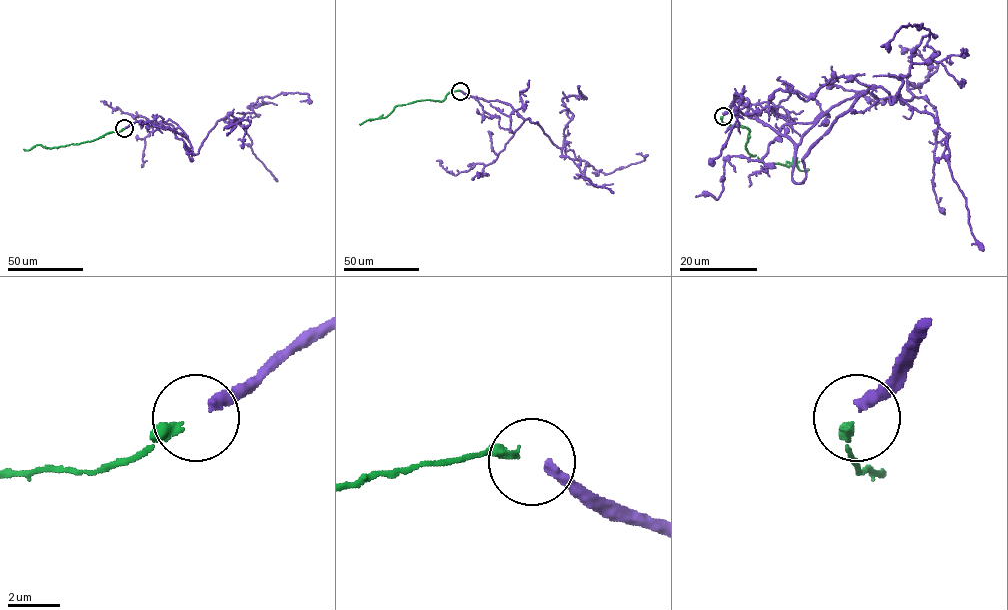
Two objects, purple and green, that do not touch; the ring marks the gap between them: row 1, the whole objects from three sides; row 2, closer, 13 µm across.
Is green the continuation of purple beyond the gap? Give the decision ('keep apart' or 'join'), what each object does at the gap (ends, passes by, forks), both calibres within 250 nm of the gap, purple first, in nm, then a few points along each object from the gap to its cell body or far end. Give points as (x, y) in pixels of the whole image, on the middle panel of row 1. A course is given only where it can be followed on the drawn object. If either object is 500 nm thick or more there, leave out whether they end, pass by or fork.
keep apart | purple ends | green ends | 400/360 nm | purple via (461, 91), (509, 105), (537, 122), (560, 156), (598, 171), (644, 160), (636, 154) | green via (459, 90), (449, 92), (441, 101), (417, 100), (396, 105), (384, 117), (360, 124)

